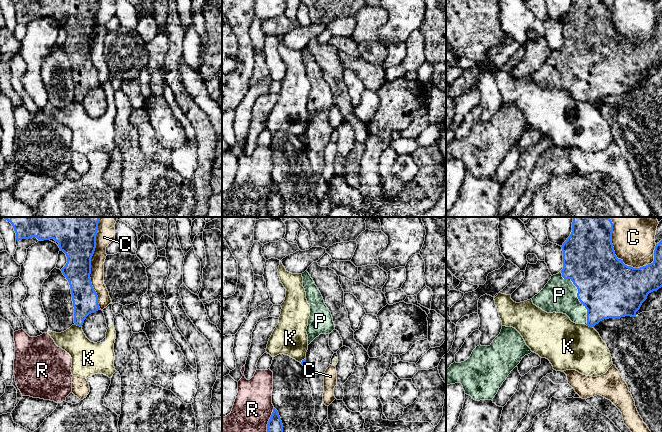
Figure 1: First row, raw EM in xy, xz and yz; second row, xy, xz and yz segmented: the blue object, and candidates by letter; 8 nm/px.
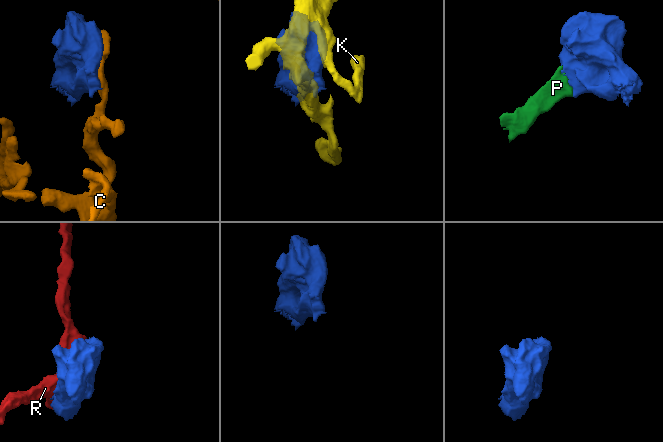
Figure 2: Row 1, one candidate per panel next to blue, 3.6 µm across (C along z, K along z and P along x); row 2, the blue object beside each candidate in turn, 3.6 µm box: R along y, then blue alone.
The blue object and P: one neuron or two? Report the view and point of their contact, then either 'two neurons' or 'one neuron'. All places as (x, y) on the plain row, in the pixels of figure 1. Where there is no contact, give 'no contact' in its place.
meets blue in yz at (577, 72); one neuron

